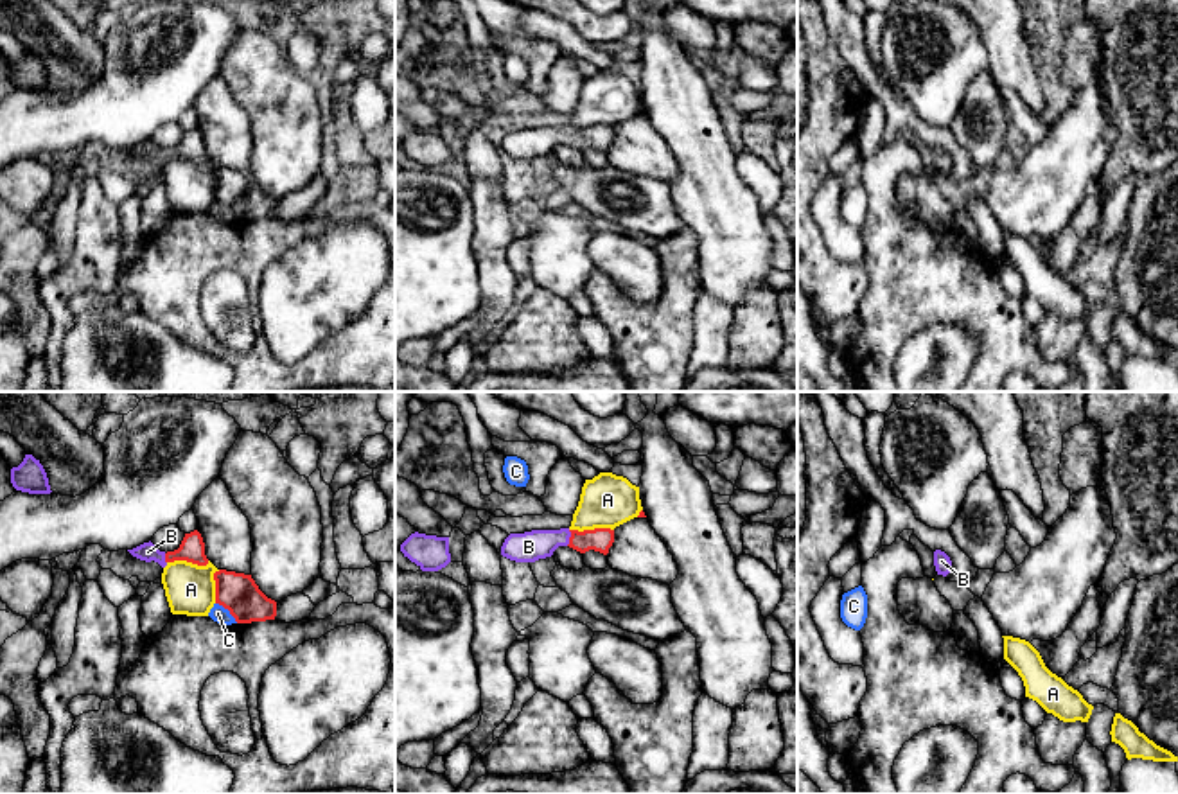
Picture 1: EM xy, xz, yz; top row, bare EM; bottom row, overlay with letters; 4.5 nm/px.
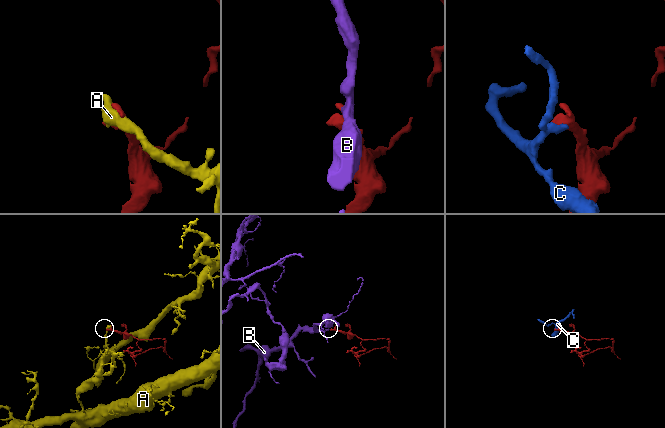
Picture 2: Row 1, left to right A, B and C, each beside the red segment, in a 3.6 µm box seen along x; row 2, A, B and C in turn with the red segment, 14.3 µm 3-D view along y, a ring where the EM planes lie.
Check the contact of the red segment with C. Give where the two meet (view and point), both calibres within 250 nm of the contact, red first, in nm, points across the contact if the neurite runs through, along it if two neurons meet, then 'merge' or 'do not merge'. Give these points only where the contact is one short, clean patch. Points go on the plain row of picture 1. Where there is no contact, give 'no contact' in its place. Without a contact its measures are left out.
meets red in xy at (228, 207); 180 nm thick on the red side, 80 nm on the other; border along xy (216, 200), (237, 220); do not merge

